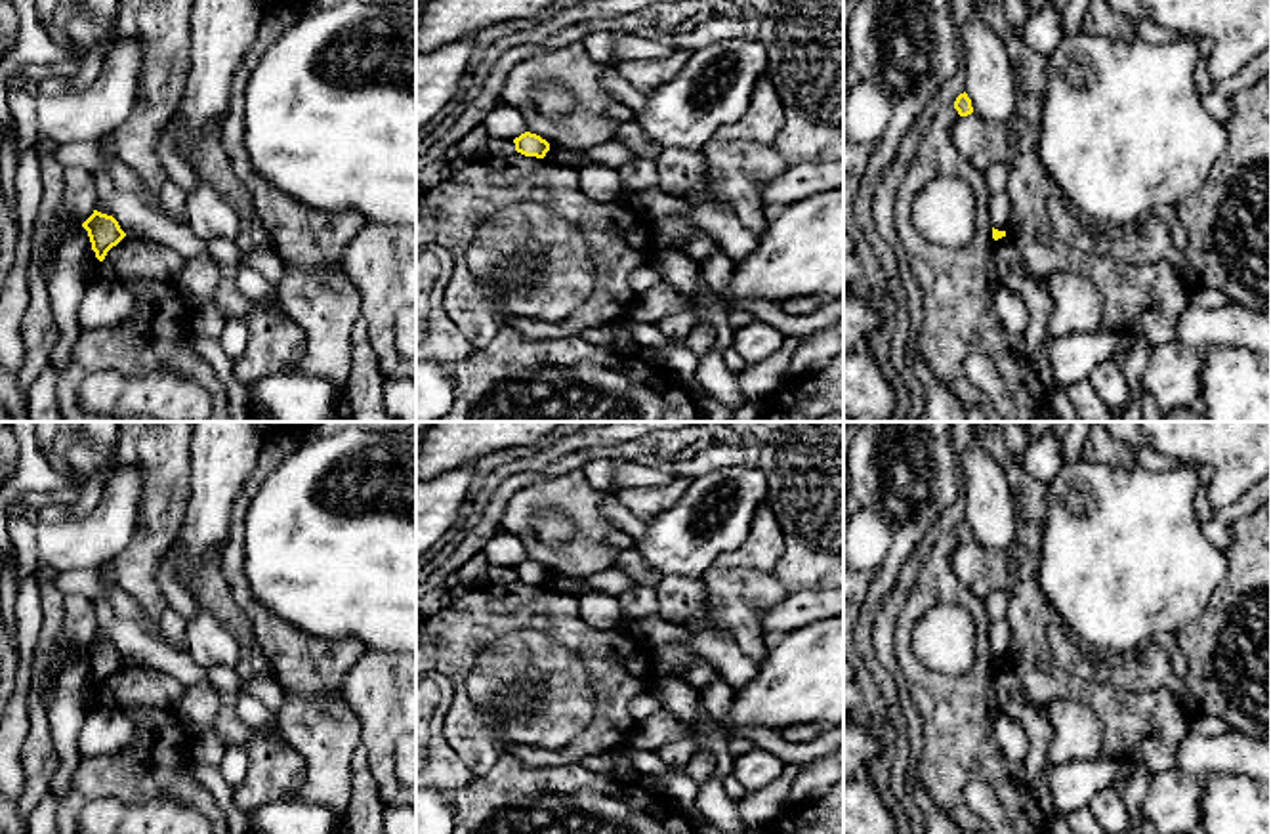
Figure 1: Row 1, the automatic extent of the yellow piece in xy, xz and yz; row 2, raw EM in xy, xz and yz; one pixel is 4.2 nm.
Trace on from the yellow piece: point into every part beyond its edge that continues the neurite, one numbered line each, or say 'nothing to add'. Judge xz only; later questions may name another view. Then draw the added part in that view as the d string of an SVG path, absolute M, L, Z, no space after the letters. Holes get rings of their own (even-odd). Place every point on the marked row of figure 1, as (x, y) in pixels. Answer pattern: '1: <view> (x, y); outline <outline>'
nothing to add

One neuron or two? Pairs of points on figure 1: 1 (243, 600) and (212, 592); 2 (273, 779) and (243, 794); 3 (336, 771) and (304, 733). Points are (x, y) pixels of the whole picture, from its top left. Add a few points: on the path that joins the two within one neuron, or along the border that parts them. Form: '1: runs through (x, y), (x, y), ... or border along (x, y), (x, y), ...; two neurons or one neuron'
1: border along (220, 554), (220, 573), (254, 634); two neurons
2: runs through (266, 781), (250, 792); one neuron
3: runs through (327, 762), (327, 756), (313, 743); one neuron

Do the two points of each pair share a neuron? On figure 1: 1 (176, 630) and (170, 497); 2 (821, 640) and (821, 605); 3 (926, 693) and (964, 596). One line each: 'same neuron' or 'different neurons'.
1: different neurons
2: different neurons
3: same neuron

